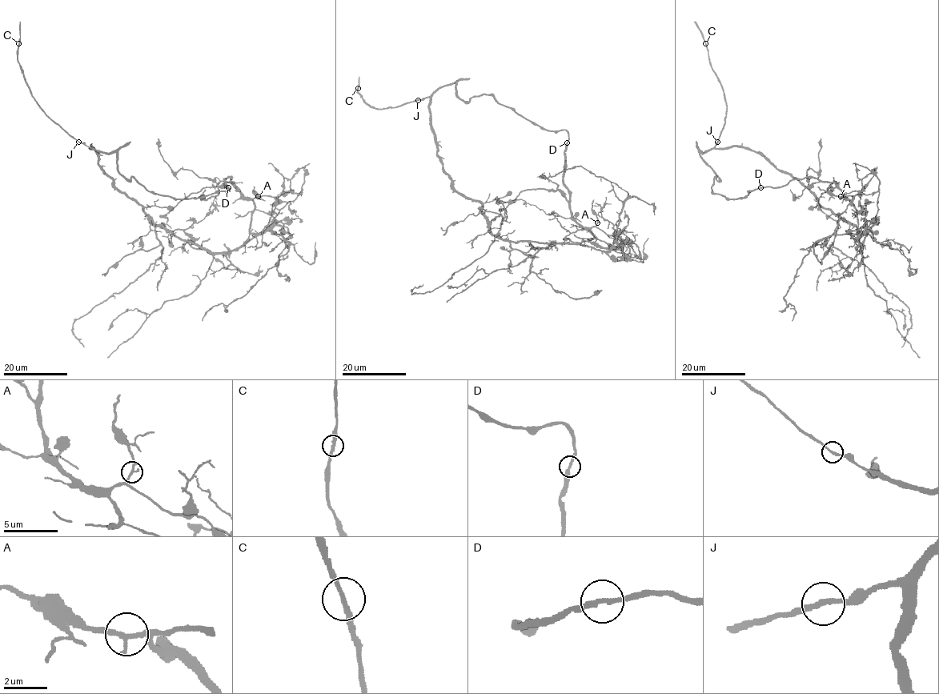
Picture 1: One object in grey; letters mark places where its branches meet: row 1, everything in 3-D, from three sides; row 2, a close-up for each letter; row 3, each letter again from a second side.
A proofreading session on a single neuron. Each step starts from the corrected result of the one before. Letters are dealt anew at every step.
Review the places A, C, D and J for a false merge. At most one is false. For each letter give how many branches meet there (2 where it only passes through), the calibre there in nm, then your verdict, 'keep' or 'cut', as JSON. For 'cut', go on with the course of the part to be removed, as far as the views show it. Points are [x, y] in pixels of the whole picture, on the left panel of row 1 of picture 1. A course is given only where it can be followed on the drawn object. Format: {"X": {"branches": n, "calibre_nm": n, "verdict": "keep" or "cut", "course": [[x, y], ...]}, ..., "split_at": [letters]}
{"A": {"branches": 2, "calibre_nm": 240, "verdict": "keep"}, "C": {"branches": 2, "calibre_nm": 200, "verdict": "keep"}, "D": {"branches": 2, "calibre_nm": 240, "verdict": "keep"}, "J": {"branches": 2, "calibre_nm": 220, "verdict": "keep"}, "split_at": []}

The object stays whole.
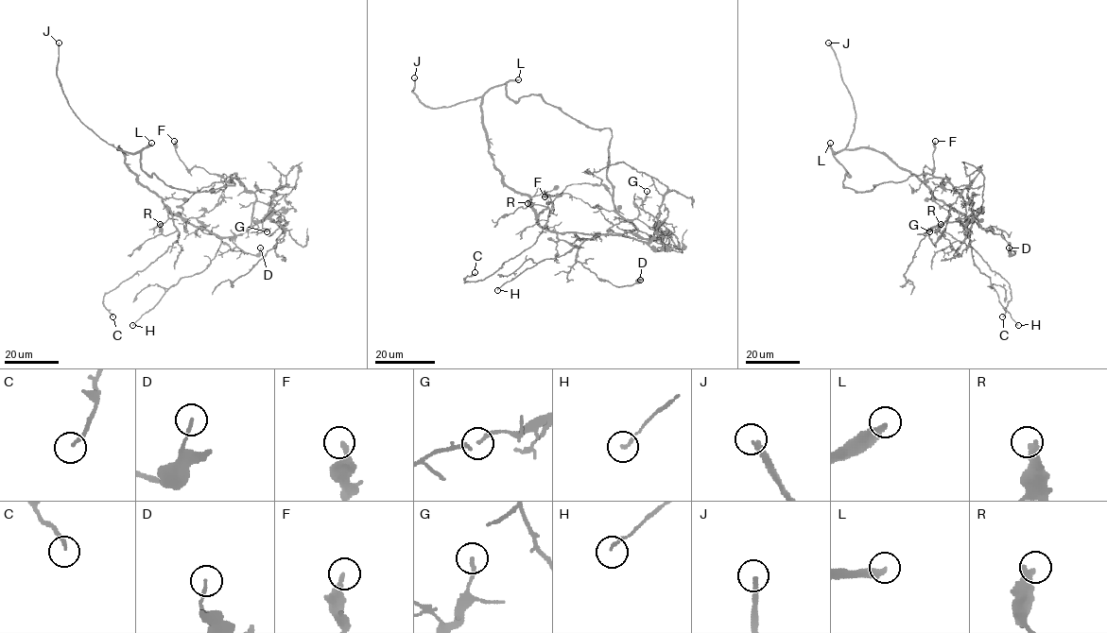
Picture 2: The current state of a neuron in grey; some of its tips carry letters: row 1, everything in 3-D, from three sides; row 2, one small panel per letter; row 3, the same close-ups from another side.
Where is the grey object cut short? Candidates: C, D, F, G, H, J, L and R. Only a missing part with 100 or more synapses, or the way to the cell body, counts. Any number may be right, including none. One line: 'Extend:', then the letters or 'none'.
Extend: J, L

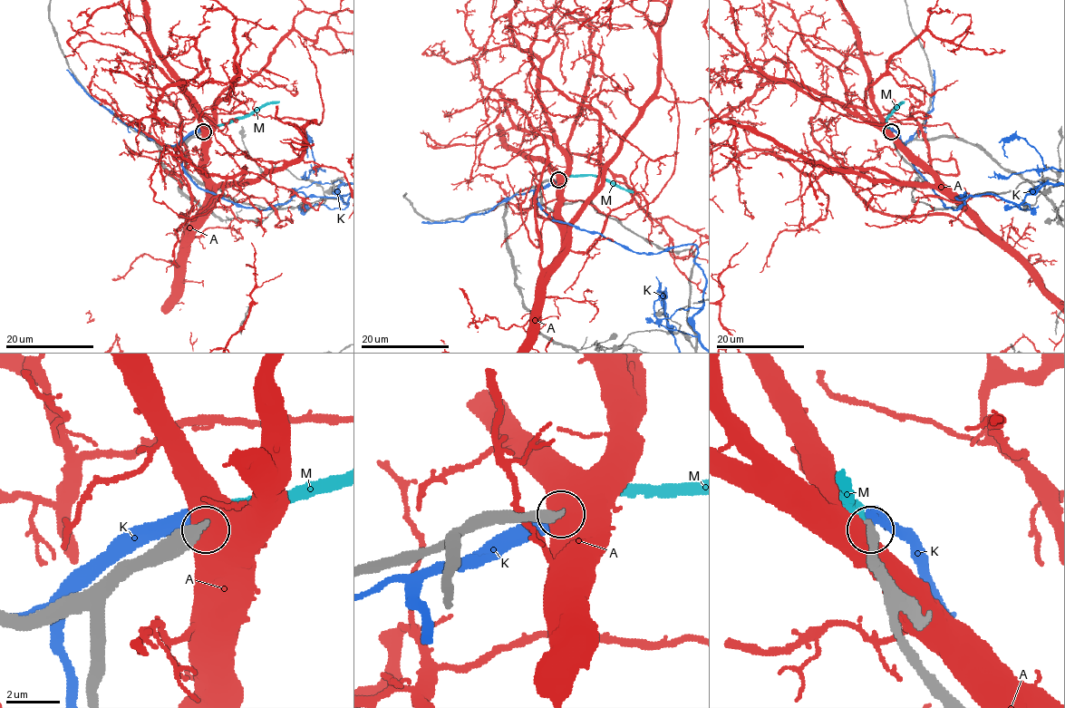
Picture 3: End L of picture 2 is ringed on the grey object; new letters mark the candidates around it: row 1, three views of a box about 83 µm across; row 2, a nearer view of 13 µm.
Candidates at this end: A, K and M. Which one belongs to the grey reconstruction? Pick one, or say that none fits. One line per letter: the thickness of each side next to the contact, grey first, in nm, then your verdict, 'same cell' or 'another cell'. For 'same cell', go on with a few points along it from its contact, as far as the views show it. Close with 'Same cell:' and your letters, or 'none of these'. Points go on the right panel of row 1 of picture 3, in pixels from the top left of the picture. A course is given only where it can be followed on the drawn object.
A: 480 nm thick on the grey side, 750 nm on the other; another cell
K: 360 nm thick on the grey side, 550 nm on the other; another cell
M: 340 nm thick on the grey side, 280 nm on the other; another cell
Same cell: none of these

